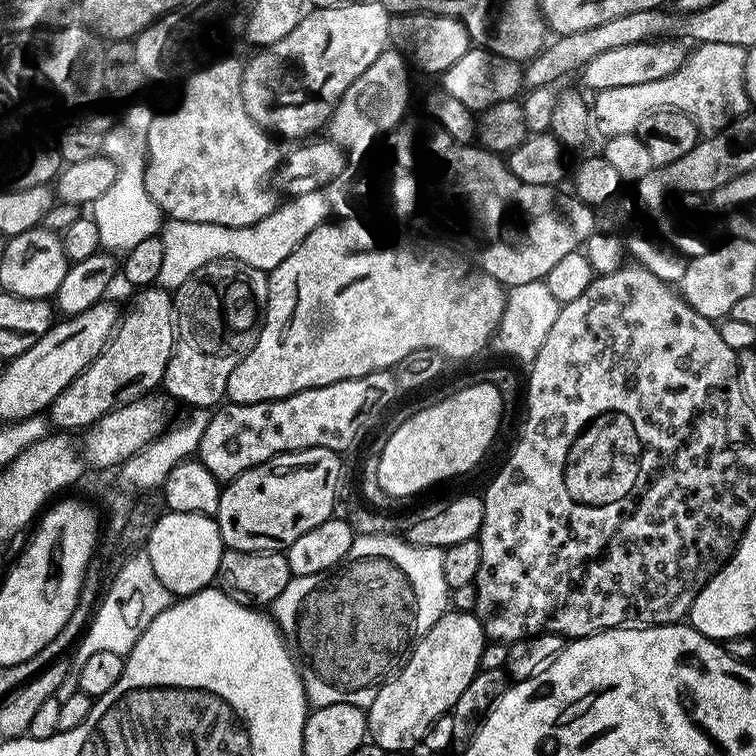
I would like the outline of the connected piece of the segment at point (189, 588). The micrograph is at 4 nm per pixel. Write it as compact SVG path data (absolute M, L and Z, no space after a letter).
M165 511L157 518L146 543L150 566L154 566L158 582L162 582L164 589L176 598L193 596L209 587L215 581L218 562L222 562L225 550L215 519L197 512Z

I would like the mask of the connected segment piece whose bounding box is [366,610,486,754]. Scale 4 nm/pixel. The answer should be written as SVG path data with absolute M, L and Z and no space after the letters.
M445 611L417 642L403 668L382 685L378 698L368 705L368 735L386 754L408 752L424 739L426 730L440 716L447 716L462 698L462 690L480 671L486 643L484 626L471 612Z

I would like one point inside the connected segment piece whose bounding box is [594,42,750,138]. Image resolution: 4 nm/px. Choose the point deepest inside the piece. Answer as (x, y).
(709, 87)

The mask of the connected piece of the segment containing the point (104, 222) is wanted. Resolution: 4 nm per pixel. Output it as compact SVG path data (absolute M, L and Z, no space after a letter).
M132 104L124 112L120 124L116 124L102 136L103 155L114 161L112 185L102 198L90 206L90 217L98 228L100 248L113 254L128 252L138 242L157 235L162 227L162 213L144 189L144 165L148 142L148 127L154 109L148 104Z

